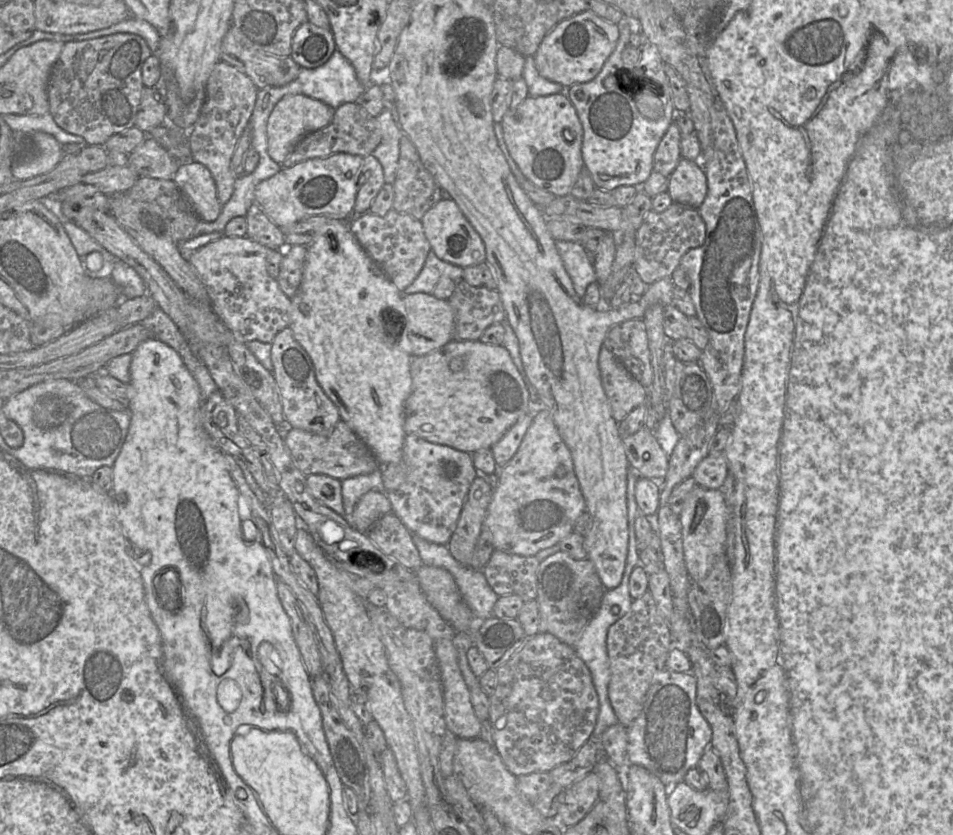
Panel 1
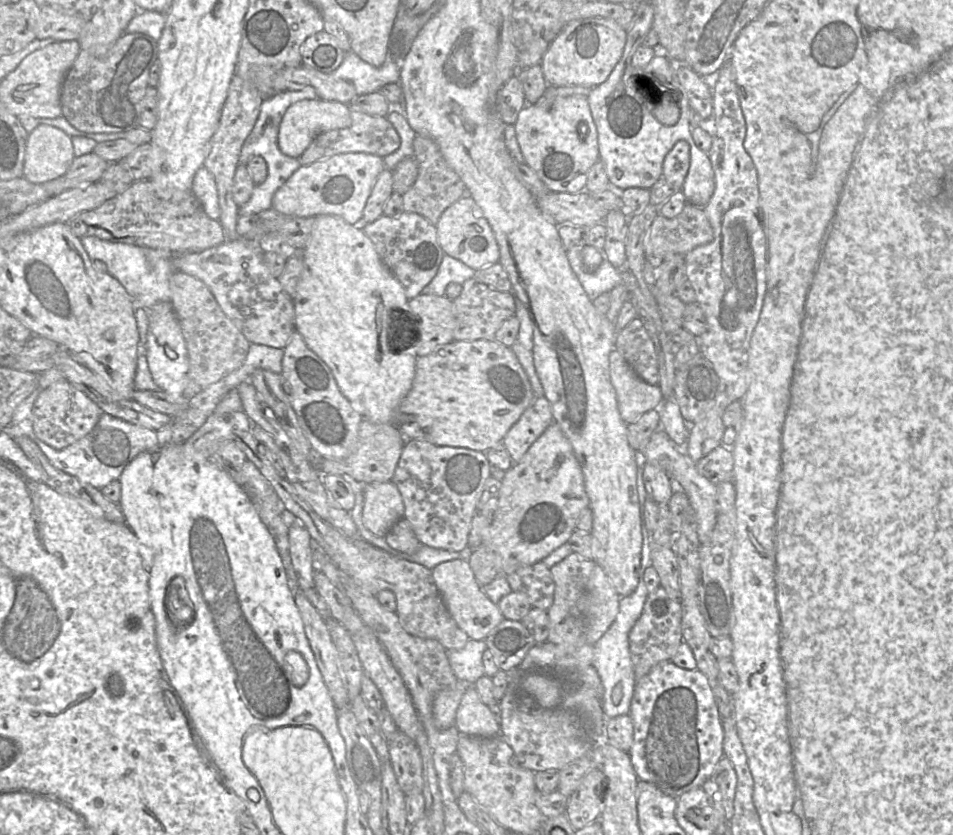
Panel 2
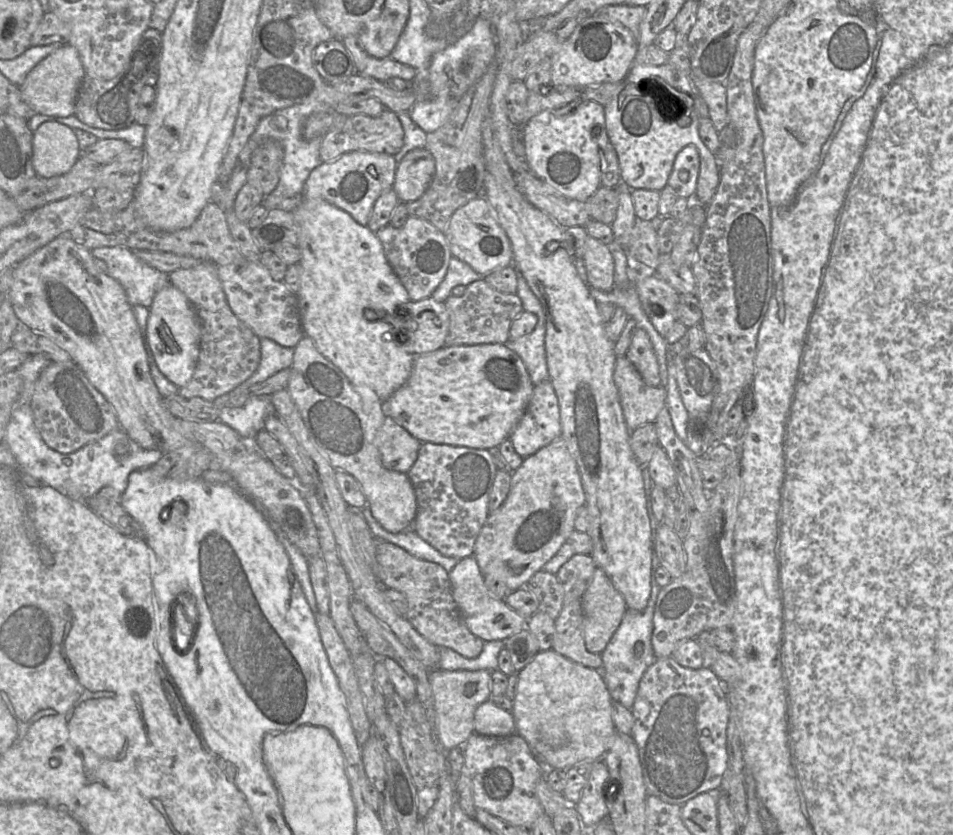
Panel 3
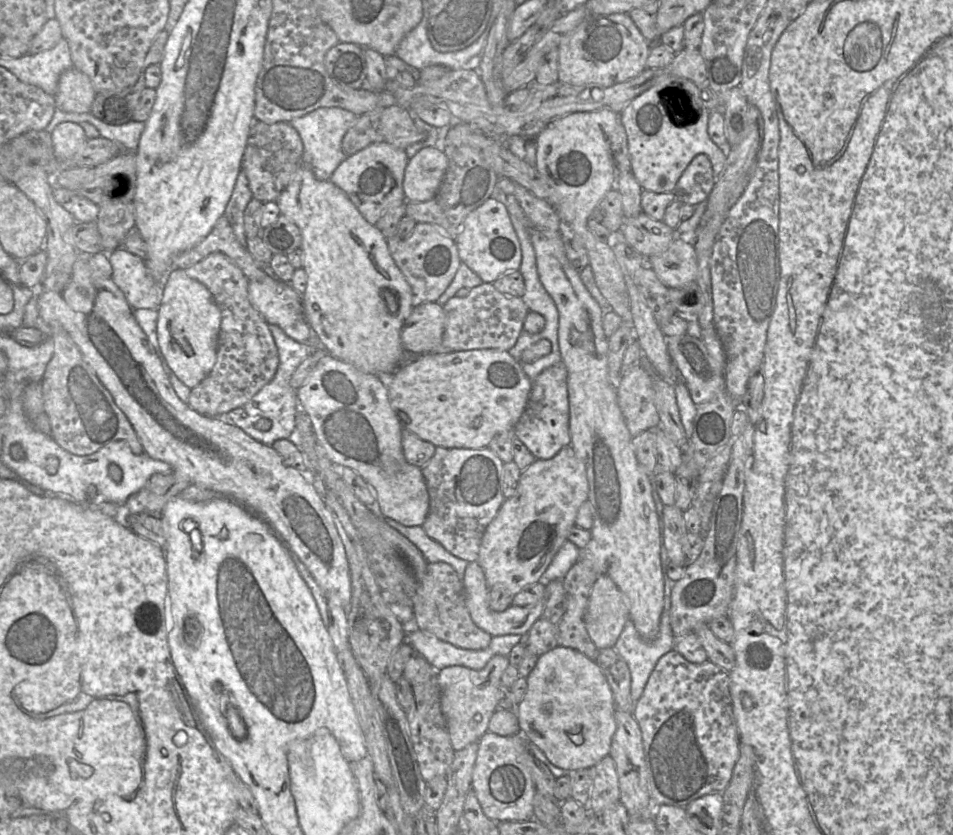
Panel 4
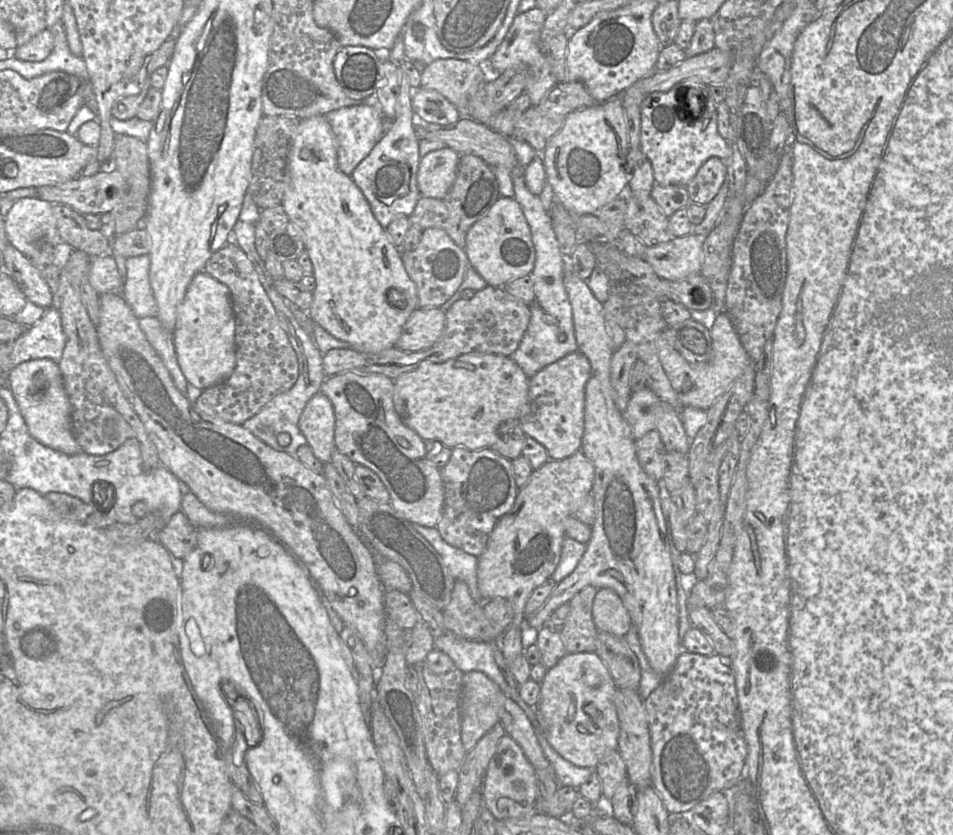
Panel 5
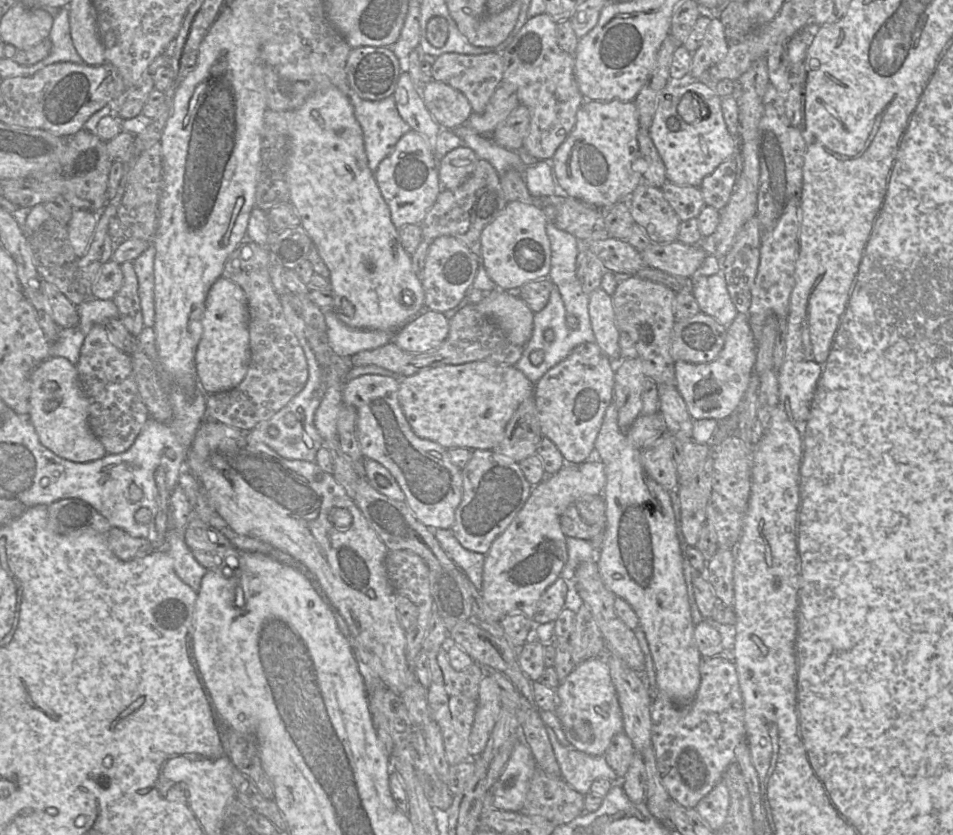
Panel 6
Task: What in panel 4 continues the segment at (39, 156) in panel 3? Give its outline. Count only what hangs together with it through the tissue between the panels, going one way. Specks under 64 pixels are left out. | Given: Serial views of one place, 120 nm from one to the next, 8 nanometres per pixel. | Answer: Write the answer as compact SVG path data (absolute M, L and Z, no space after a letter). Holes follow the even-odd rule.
M62 122L51 132L51 139L55 155L60 160L68 160L88 140L80 124Z

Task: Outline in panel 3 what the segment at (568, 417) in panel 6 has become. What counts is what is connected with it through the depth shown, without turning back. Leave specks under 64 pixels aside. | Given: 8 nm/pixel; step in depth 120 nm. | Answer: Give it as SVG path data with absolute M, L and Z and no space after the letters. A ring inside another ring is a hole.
M549 379L534 385L528 406L509 439L526 458L561 436L558 399Z

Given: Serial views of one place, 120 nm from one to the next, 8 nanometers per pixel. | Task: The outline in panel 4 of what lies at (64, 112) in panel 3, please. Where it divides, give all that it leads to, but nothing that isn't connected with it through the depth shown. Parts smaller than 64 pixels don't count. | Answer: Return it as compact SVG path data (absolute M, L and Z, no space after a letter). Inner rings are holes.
M73 66L60 75L54 96L57 109L87 113L91 109L96 90L90 78Z

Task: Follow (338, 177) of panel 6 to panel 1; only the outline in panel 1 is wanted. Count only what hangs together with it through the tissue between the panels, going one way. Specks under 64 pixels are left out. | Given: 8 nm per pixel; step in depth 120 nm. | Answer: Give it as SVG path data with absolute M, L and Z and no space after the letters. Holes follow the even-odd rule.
M333 219L317 230L317 236L307 246L307 255L304 262L301 284L296 294L291 298L290 322L288 328L293 332L294 338L310 356L315 369L315 377L328 398L335 404L339 411L340 421L347 426L367 445L381 467L388 464L398 463L402 459L403 446L406 432L404 429L404 405L412 391L412 378L410 363L412 356L401 348L401 340L404 334L402 313L406 313L403 303L403 293L388 279L386 274L373 262L364 251L355 235L349 229L346 220ZM401 327L401 332L396 330Z

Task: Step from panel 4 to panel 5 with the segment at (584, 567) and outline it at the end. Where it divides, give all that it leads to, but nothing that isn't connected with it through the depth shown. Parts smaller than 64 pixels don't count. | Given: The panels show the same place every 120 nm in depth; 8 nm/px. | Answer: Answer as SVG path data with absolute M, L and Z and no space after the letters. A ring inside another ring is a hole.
M587 586L569 601L569 614L560 634L567 653L596 652L597 633L592 616L598 588Z

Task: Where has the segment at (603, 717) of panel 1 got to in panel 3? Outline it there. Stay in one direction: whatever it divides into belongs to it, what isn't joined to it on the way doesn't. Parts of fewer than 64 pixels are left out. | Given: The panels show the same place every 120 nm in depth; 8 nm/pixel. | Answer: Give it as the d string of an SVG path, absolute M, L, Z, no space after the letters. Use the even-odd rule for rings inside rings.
M653 583L647 607L643 611L627 609L618 629L600 654L603 680L612 700L628 709L631 709L634 704L639 683L645 671L657 660L651 645L651 637L654 608L661 589L662 587Z

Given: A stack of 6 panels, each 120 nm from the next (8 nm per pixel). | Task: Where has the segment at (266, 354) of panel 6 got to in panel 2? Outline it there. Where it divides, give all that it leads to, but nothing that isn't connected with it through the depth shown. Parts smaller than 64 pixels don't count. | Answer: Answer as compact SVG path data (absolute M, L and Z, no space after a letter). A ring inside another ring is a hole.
M180 271L169 278L171 305L181 325L189 358L189 383L183 396L190 399L223 377L239 369L251 343L220 308L210 289L201 280Z

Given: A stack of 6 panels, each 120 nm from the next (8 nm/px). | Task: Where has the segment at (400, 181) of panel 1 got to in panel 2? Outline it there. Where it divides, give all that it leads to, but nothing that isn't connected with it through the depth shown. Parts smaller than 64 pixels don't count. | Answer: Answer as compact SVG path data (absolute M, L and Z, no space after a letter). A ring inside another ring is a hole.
M416 134L412 156L418 163L418 176L411 188L402 195L403 211L419 214L435 226L446 208L461 197L470 197L470 193L459 175L446 163L433 139Z

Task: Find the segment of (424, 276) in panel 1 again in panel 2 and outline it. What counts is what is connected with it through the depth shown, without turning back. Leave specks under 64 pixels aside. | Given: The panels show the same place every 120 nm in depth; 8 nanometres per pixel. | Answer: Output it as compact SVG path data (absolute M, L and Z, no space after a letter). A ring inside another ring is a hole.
M444 254L437 274L420 294L444 296L449 283L462 285L466 280L473 278L474 273L475 270L463 262Z

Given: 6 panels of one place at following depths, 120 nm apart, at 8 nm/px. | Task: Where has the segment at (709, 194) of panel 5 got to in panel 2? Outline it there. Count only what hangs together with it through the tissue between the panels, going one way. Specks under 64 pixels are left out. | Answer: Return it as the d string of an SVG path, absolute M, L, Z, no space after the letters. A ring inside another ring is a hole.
M678 141L665 156L662 177L674 189L681 191L690 166L690 144Z

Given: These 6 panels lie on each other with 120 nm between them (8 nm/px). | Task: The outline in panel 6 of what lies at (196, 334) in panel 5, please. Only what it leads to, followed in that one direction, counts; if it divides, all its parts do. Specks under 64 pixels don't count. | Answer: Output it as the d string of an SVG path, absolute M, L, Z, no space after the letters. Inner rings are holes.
M218 278L205 301L202 319L203 333L195 354L199 387L206 394L231 390L244 379L250 362L249 309L243 289L236 283Z

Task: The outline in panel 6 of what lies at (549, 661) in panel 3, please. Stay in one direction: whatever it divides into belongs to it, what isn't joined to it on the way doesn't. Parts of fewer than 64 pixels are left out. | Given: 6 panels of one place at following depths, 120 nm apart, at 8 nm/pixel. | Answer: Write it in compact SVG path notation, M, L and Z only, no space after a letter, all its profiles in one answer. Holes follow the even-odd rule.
M606 654L575 665L555 690L559 705L554 713L561 722L567 741L580 752L602 756L612 739L623 730L622 711Z

